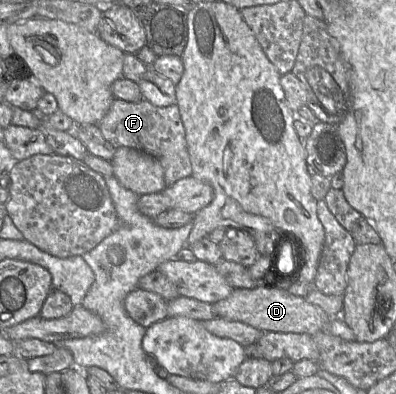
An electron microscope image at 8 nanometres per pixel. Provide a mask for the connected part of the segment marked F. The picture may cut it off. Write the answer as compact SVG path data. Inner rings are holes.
M114 99L106 115L97 125L103 137L115 148L133 148L156 158L164 169L166 187L192 175L185 128L177 103L158 107L146 99L138 102Z

